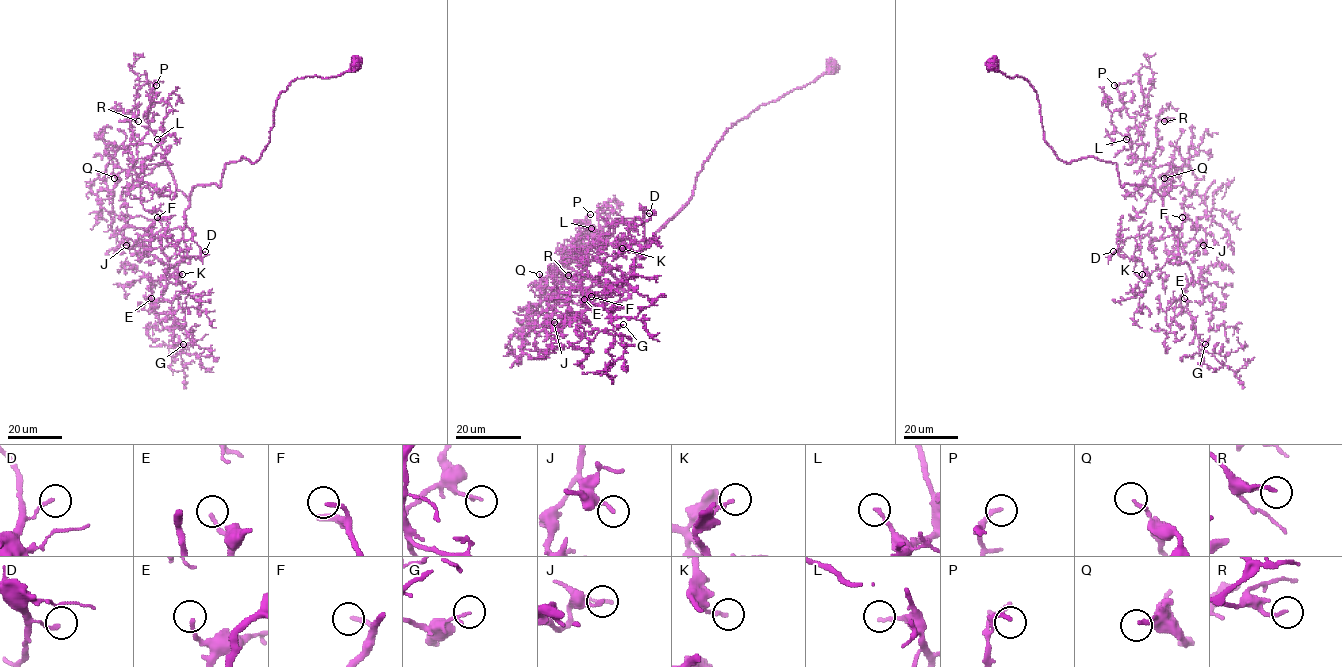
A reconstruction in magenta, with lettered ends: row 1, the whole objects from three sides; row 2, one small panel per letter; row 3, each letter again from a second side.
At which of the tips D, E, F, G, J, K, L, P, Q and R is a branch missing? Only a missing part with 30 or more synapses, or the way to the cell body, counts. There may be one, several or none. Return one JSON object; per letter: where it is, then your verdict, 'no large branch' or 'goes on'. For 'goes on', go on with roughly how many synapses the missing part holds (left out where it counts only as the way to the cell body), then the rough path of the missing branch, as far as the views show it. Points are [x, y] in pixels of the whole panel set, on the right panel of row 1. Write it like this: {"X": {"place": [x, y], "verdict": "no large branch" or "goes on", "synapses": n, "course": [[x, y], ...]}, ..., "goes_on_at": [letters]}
{"D": {"place": [1113, 251], "verdict": "no large branch"}, "E": {"place": [1184, 298], "verdict": "no large branch"}, "F": {"place": [1182, 217], "verdict": "goes on", "synapses": 80, "course": [[1182, 217], [1175, 222], [1163, 209], [1158, 221], [1162, 225]]}, "G": {"place": [1205, 344], "verdict": "no large branch"}, "J": {"place": [1203, 245], "verdict": "no large branch"}, "K": {"place": [1142, 274], "verdict": "no large branch"}, "L": {"place": [1126, 139], "verdict": "no large branch"}, "P": {"place": [1114, 85], "verdict": "no large branch"}, "Q": {"place": [1164, 178], "verdict": "no large branch"}, "R": {"place": [1164, 121], "verdict": "no large branch"}, "goes_on_at": ["F"]}

